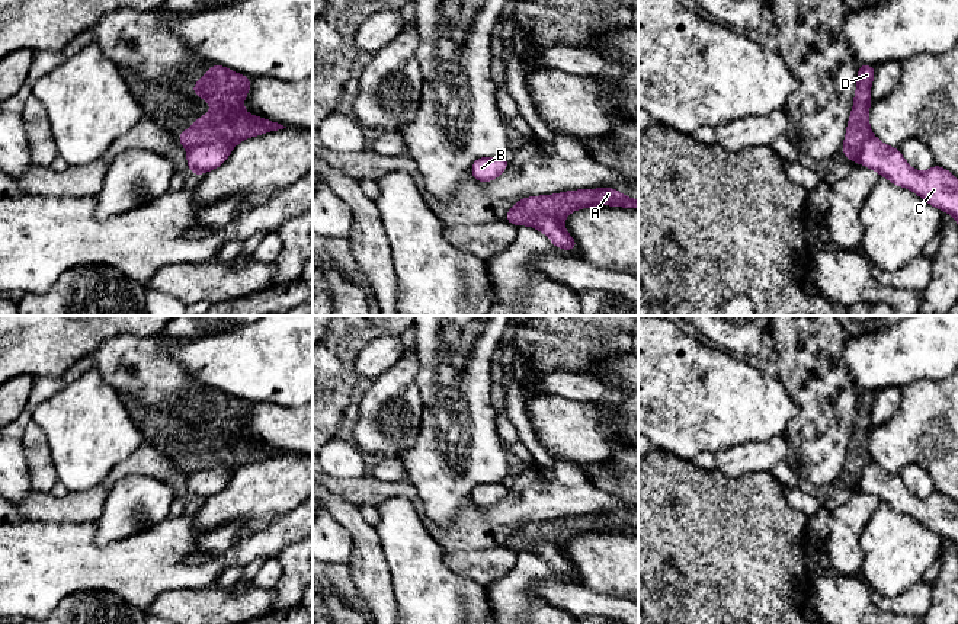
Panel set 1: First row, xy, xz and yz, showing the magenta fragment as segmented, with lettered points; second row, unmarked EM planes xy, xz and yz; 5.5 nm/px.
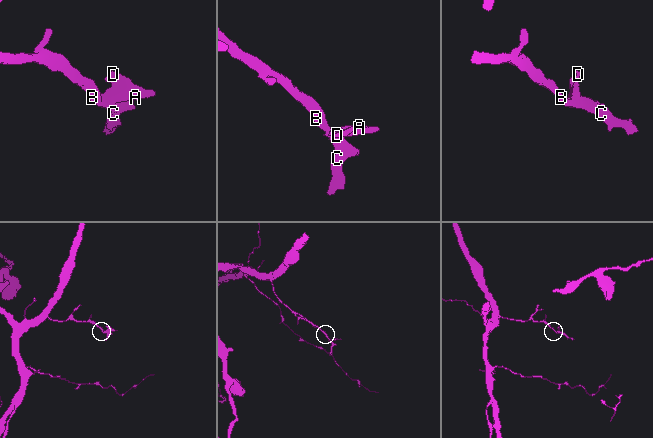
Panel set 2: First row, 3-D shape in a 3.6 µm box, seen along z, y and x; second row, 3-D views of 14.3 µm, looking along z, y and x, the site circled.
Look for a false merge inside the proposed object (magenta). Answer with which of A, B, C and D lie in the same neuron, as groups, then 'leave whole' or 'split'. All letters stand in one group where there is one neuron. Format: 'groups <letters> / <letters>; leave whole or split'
groups A D / B C; split

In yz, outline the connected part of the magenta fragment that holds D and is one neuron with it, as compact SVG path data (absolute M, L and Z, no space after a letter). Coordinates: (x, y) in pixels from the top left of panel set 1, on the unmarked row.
M868 390L858 393L858 410L853 435L849 441L846 461L843 465L843 483L856 486L864 468L872 461L869 454L871 412L877 394Z

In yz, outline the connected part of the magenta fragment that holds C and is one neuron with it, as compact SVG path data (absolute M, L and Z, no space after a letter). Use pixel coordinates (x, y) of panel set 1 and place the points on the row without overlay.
M871 461L862 471L858 484L865 493L869 493L888 505L894 512L903 512L917 519L923 527L954 541L958 550L958 505L945 493L933 490L927 497L914 496L901 481L900 474L888 473L877 463Z

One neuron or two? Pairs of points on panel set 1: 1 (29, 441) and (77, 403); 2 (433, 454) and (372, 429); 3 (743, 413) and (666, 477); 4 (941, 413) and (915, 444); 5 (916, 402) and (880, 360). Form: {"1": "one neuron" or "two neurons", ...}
{"1": "two neurons", "2": "two neurons", "3": "two neurons", "4": "one neuron", "5": "two neurons"}

